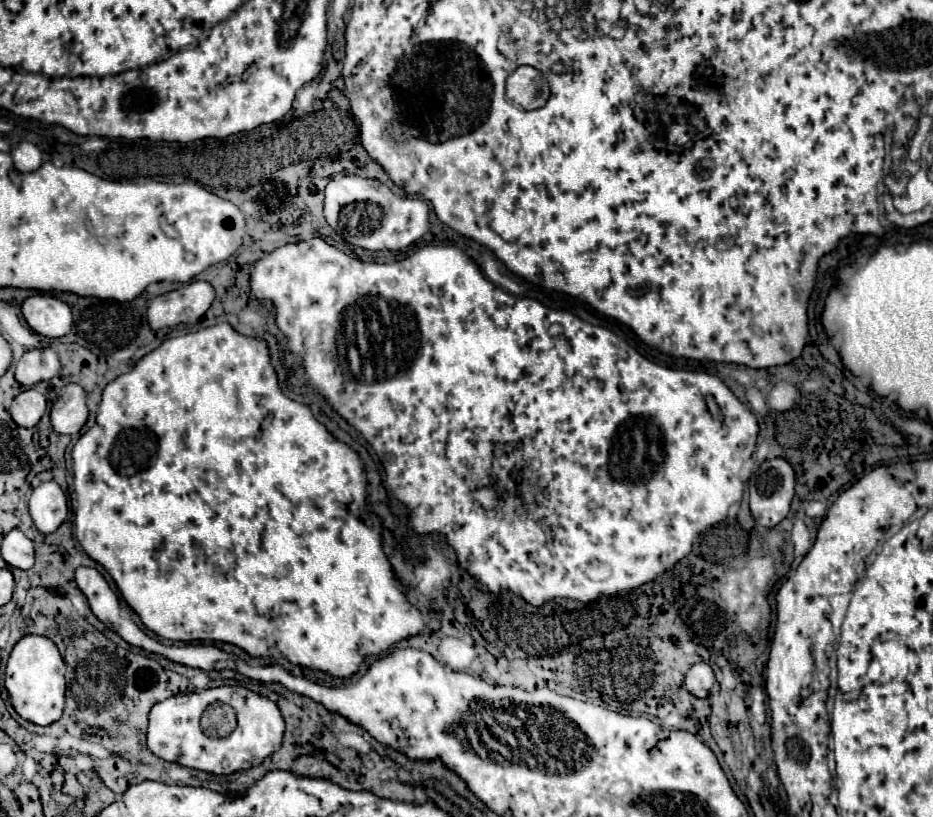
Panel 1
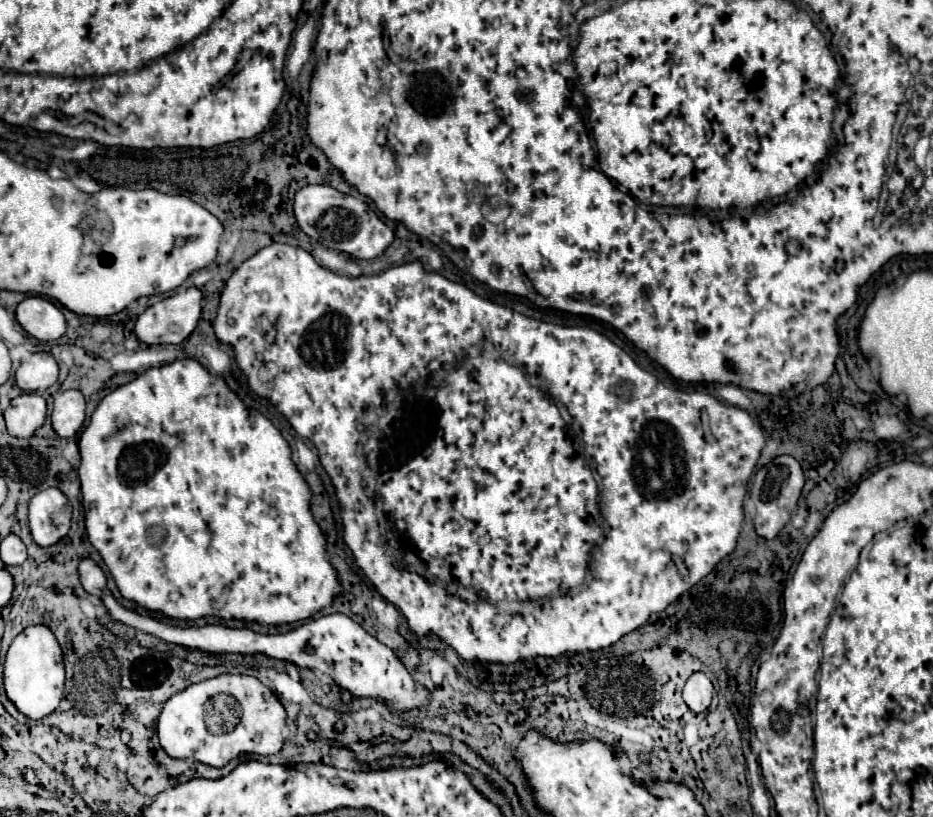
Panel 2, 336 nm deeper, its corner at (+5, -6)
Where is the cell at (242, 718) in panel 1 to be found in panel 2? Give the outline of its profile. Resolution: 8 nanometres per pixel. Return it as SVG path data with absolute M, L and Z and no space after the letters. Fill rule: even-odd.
M222 674L174 694L158 718L158 738L170 758L224 768L240 754L278 754L284 744L284 724L286 710L270 688L252 676ZM234 722L238 722L236 728Z

